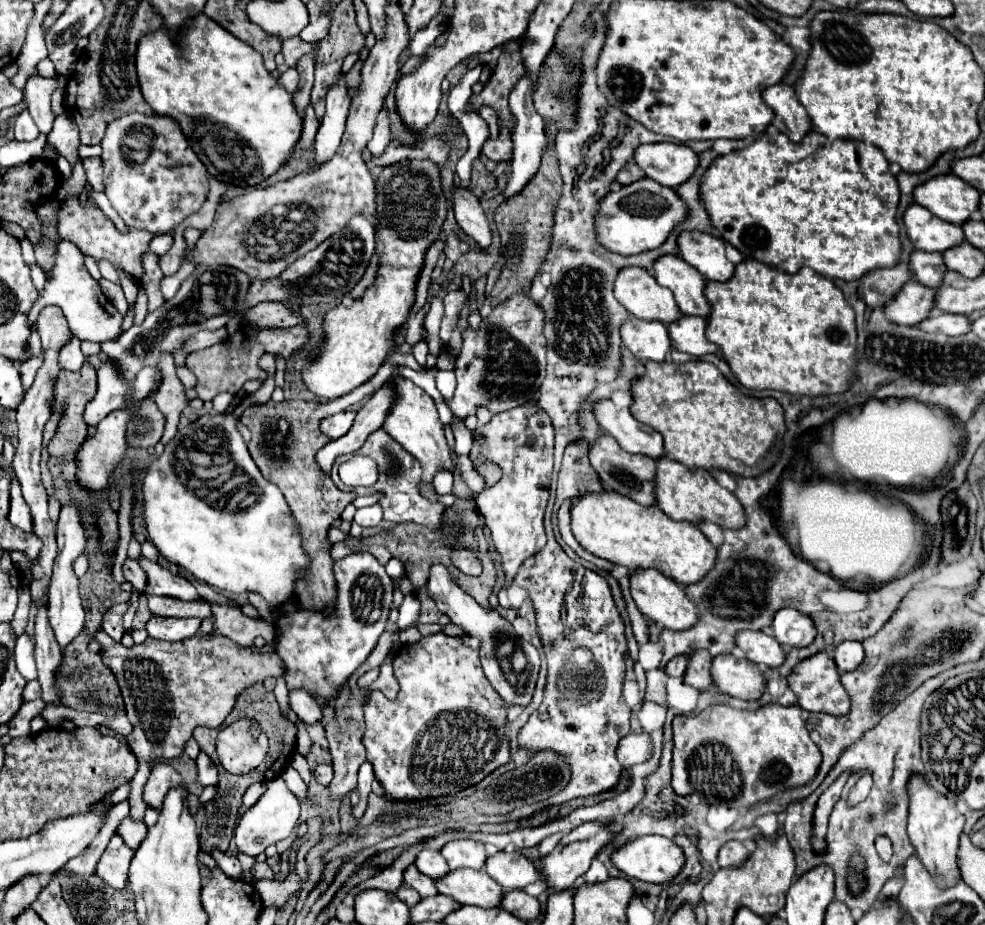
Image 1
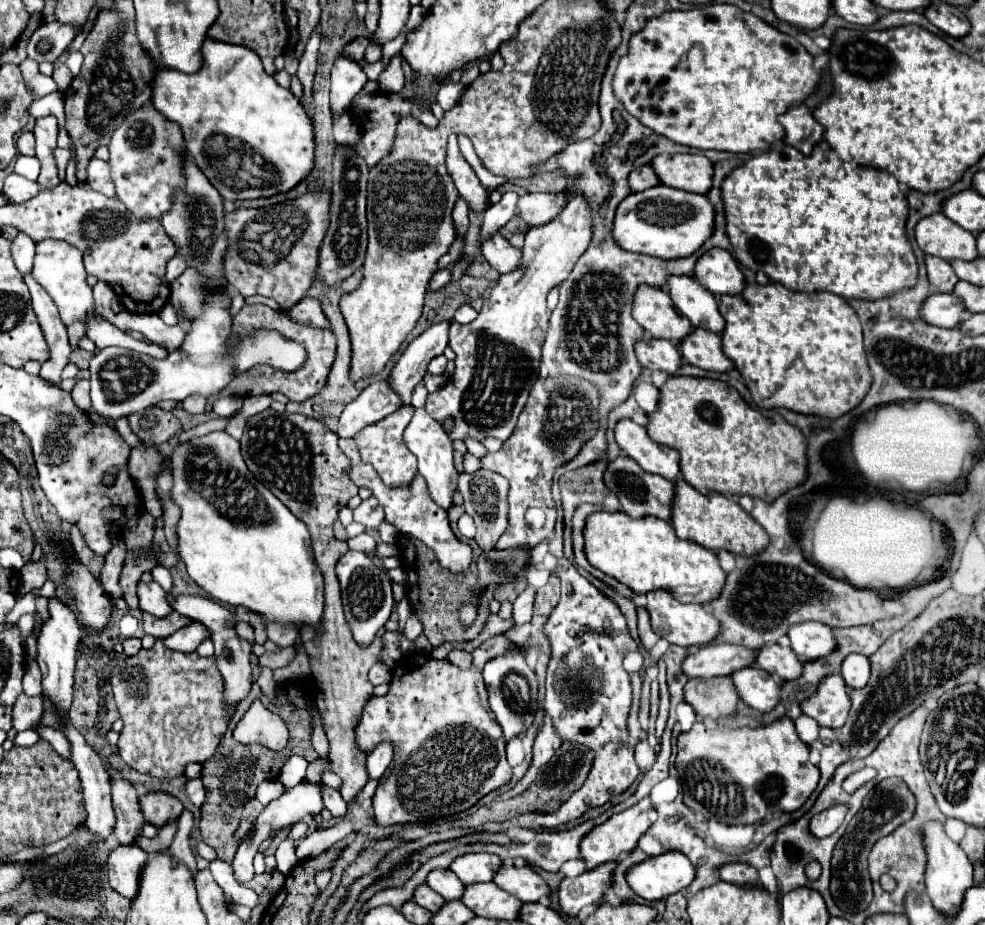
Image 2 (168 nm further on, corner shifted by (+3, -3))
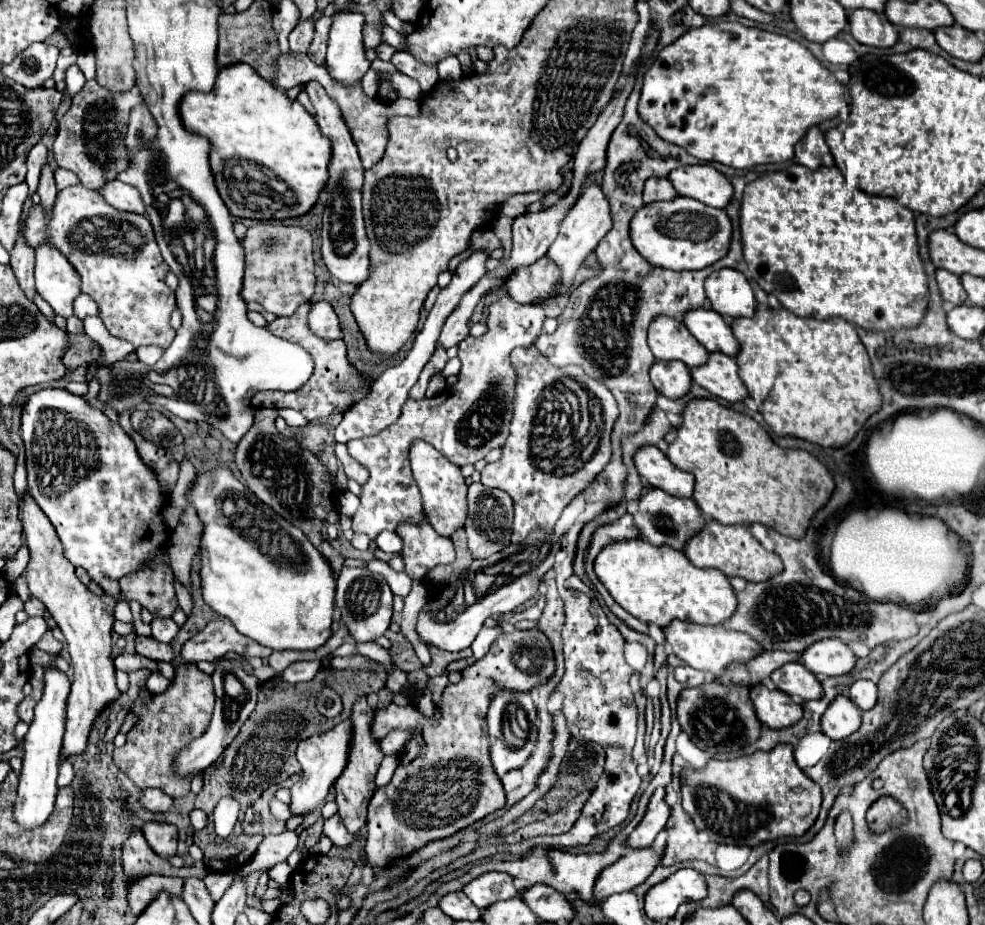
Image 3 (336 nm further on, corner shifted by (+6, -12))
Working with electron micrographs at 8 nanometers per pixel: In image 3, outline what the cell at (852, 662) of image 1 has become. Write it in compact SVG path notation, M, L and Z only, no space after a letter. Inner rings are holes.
M858 680L852 688L850 688L850 698L852 702L860 708L860 710L872 710L878 702L876 696L876 684L870 684L868 680Z

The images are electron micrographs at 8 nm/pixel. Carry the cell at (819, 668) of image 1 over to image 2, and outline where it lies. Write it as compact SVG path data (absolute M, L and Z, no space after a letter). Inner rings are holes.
M833 673L819 681L813 695L801 701L801 711L823 727L841 727L849 715L849 689L843 677Z

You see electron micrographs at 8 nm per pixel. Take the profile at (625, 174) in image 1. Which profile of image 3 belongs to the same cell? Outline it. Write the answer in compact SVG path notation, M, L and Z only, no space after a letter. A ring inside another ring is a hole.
M650 178L644 188L644 204L660 202L660 200L674 200L678 192L674 190L668 178Z

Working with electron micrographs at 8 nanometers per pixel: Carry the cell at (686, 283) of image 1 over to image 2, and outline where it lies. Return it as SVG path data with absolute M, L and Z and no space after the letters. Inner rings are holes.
M673 275L665 285L671 295L677 311L685 315L693 327L703 327L713 333L721 333L725 321L717 311L717 299L695 279L689 275Z

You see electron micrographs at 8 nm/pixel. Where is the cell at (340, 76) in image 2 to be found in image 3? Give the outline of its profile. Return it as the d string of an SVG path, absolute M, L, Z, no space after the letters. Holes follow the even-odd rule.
M342 12L332 18L328 32L326 68L334 80L354 84L370 70L370 60L364 50L364 14Z

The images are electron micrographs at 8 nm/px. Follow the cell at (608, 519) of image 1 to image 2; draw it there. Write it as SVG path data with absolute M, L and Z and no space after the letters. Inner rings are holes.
M595 511L585 521L583 537L587 561L637 593L661 587L671 591L671 595L681 603L699 605L721 593L725 571L721 569L717 555L695 541L679 539L671 523L663 519L655 519L653 515L633 519L623 511Z

